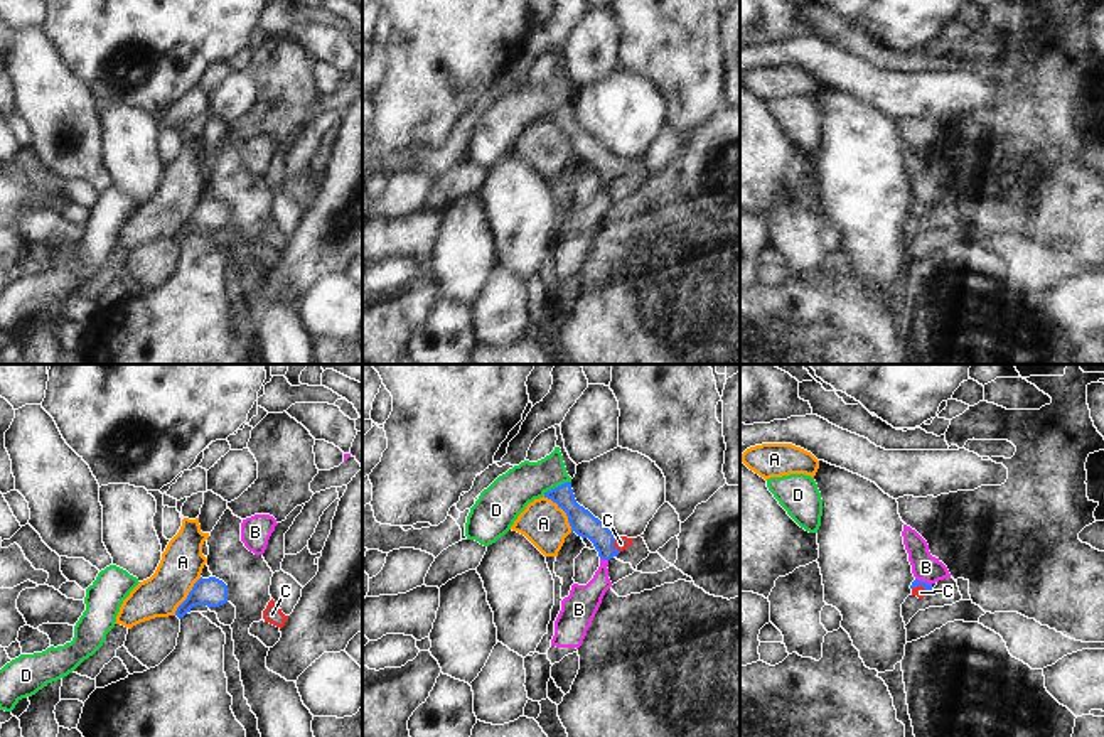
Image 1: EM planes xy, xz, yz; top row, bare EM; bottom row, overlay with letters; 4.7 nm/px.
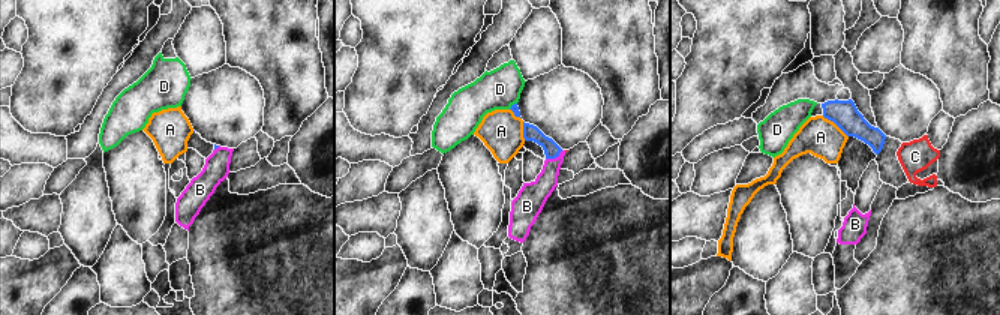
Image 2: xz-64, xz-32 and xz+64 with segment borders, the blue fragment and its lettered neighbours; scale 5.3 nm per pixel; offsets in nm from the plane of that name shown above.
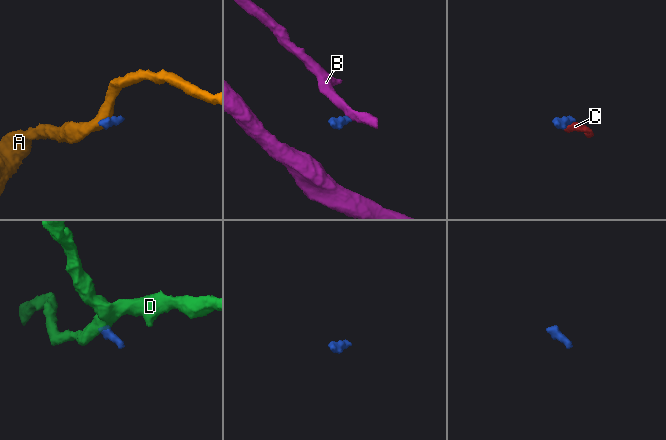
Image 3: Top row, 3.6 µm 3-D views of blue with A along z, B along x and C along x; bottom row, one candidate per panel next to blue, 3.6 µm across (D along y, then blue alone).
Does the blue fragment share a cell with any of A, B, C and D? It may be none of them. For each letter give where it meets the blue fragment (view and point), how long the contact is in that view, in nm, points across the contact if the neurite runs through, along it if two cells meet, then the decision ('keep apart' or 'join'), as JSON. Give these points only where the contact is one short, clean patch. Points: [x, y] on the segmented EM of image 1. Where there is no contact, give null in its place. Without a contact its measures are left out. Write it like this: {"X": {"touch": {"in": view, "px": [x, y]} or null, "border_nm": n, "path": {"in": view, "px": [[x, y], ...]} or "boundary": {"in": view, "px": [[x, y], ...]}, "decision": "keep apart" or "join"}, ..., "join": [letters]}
{"A": {"touch": {"in": "xz", "px": [563, 510]}, "border_nm": 220, "boundary": {"in": "xz", "px": [[543, 496], [550, 498], [565, 513], [572, 530]]}, "decision": "keep apart"}, "B": {"touch": {"in": "xz", "px": [604, 559]}, "border_nm": 40, "boundary": {"in": "xz", "px": [[600, 557], [607, 560]]}, "decision": "keep apart"}, "C": {"touch": {"in": "xz", "px": [612, 545]}, "border_nm": 80, "path": {"in": "xz", "px": [[584, 523], [612, 545], [621, 543]]}, "decision": "join"}, "D": {"touch": {"in": "xz", "px": [558, 486]}, "border_nm": 150, "boundary": {"in": "xz", "px": [[570, 481], [543, 494]]}, "decision": "keep apart"}, "join": ["C"]}

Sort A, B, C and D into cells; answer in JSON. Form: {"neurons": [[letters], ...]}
{"neurons": [["A"], ["B"], ["C"], ["D"]]}

